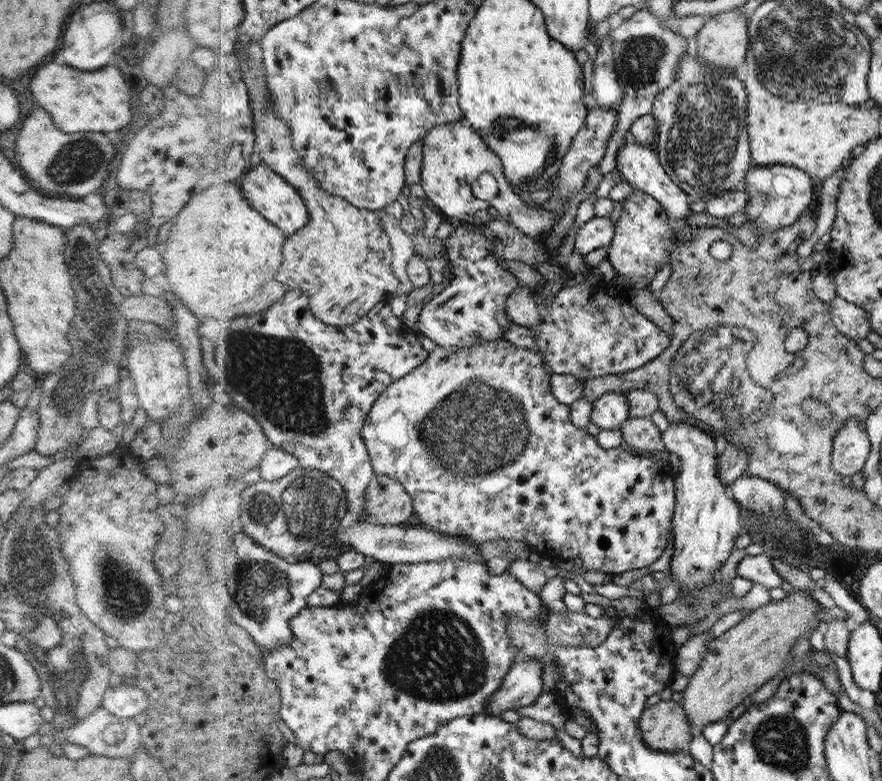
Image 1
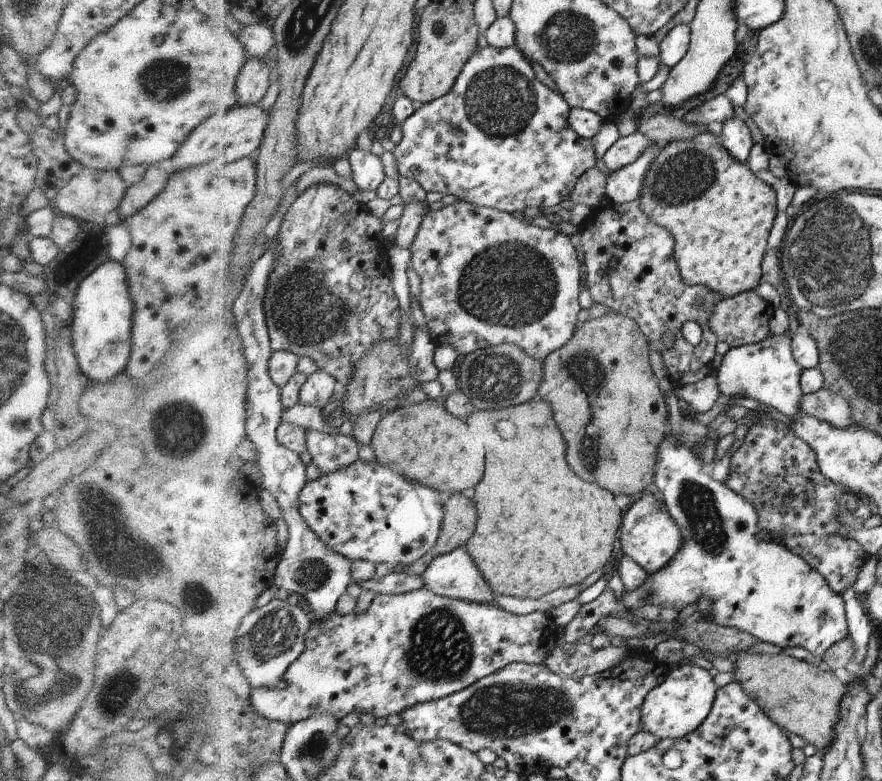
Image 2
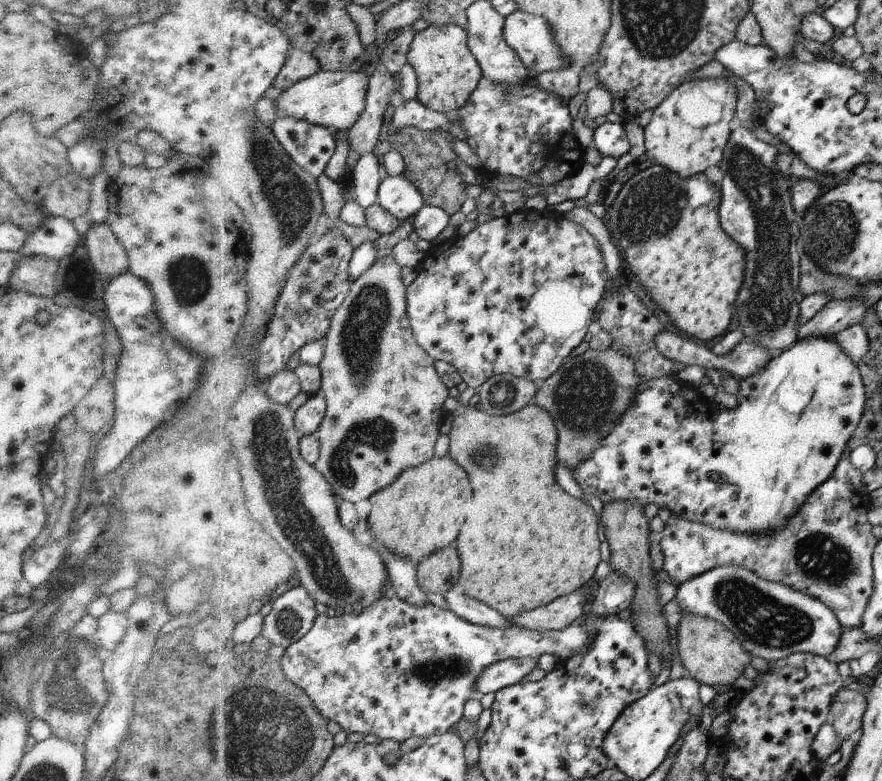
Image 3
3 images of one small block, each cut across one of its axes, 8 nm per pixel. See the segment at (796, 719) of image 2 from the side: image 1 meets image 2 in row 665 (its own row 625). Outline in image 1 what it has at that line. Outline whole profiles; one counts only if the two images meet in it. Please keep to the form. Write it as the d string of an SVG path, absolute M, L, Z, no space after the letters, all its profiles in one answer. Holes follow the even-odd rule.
M796 589L796 592L788 592L788 596L782 600L772 600L753 610L738 624L710 641L698 670L689 676L688 686L683 691L684 697L680 701L683 710L687 713L688 722L692 722L691 730L697 733L697 736L702 735L705 730L704 726L712 722L723 721L730 713L737 713L746 698L751 697L774 676L780 674L798 639L810 637L812 628L822 626L819 617L820 607L824 606L814 598L812 592Z

